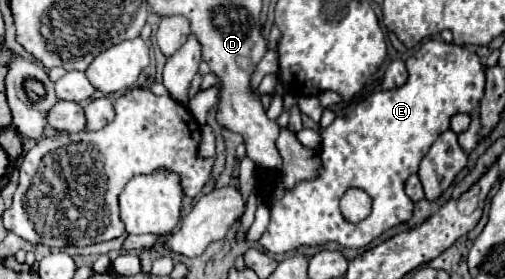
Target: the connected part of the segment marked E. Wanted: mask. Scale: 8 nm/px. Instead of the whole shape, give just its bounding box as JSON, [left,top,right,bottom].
[259,41,485,253]

